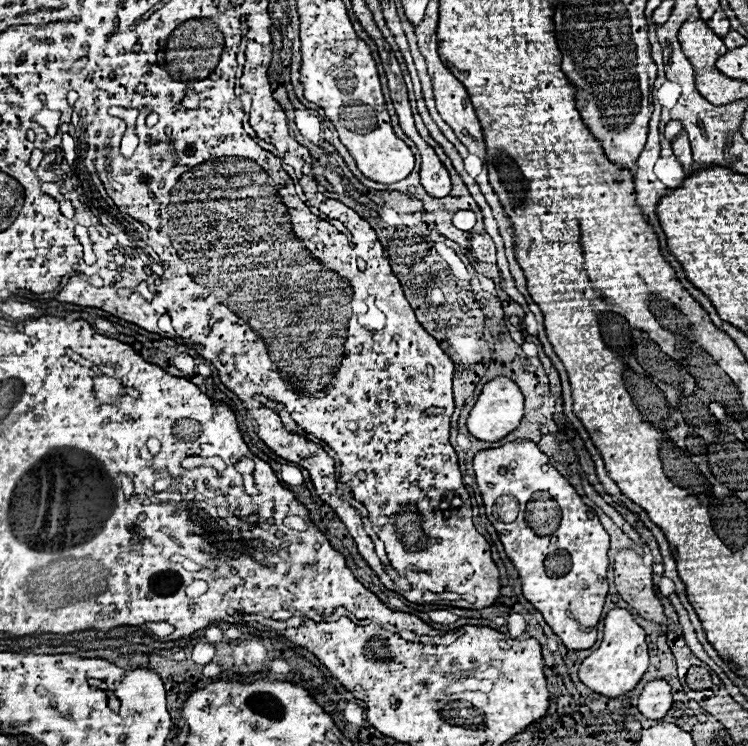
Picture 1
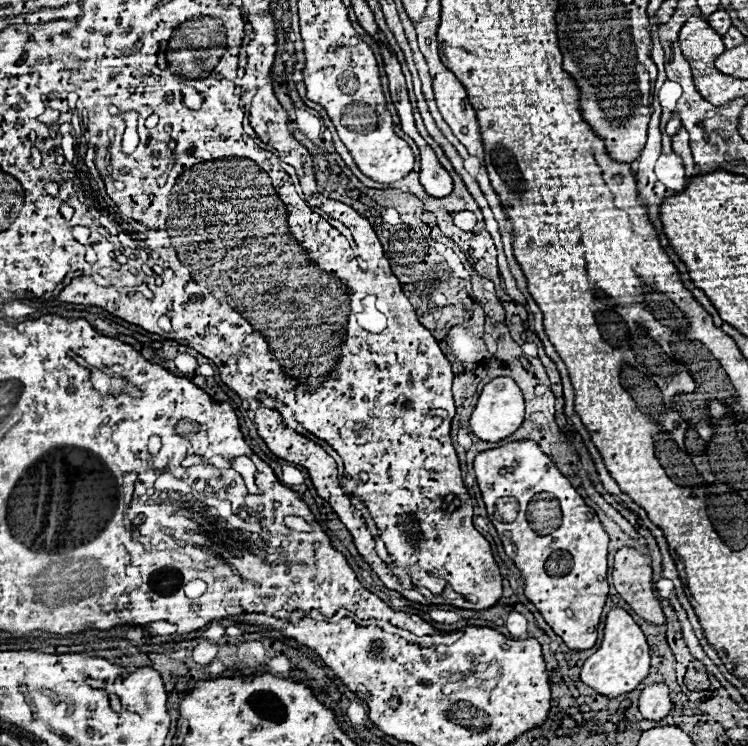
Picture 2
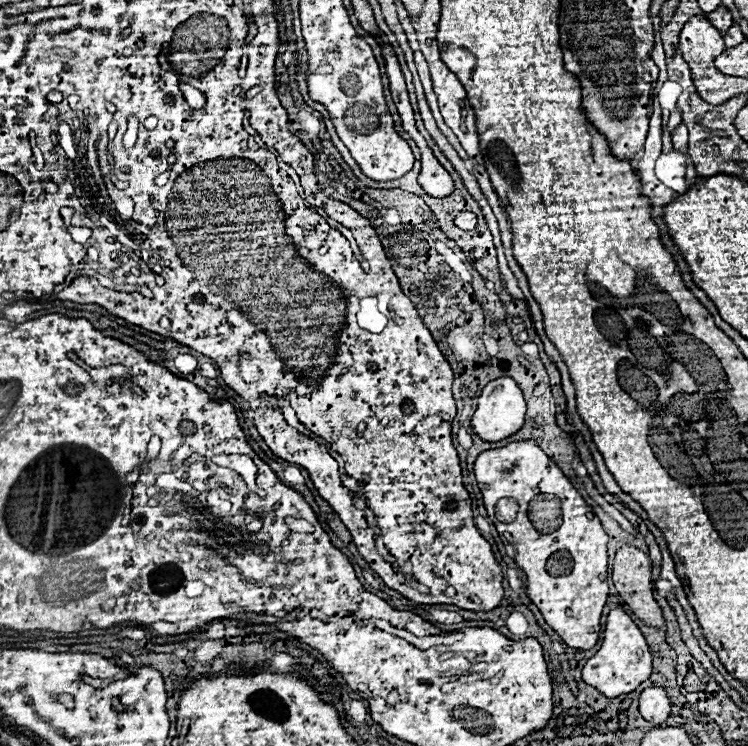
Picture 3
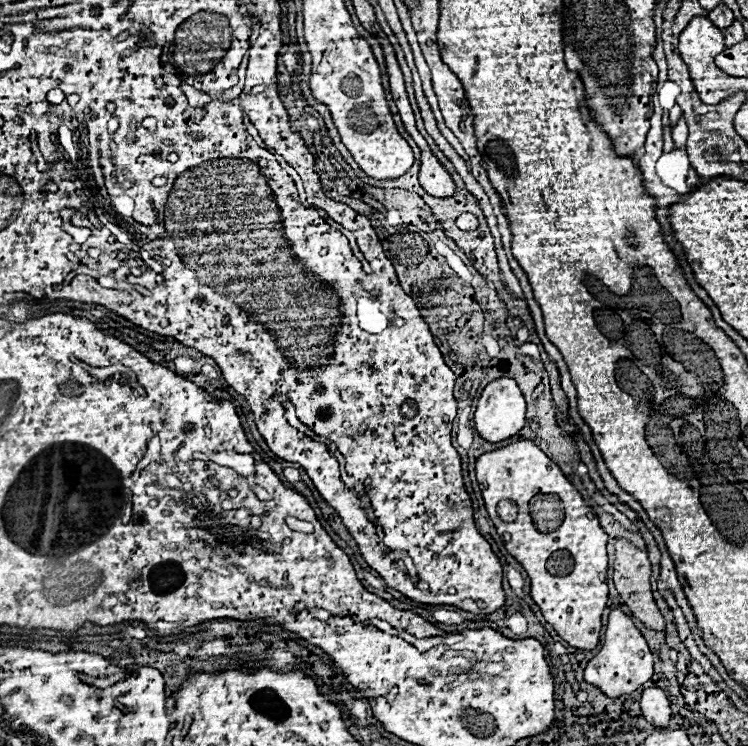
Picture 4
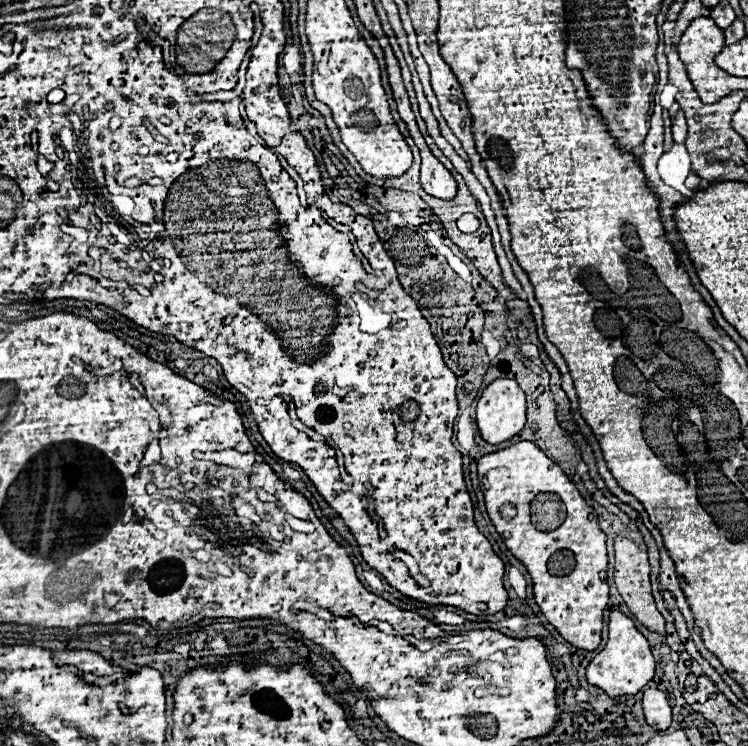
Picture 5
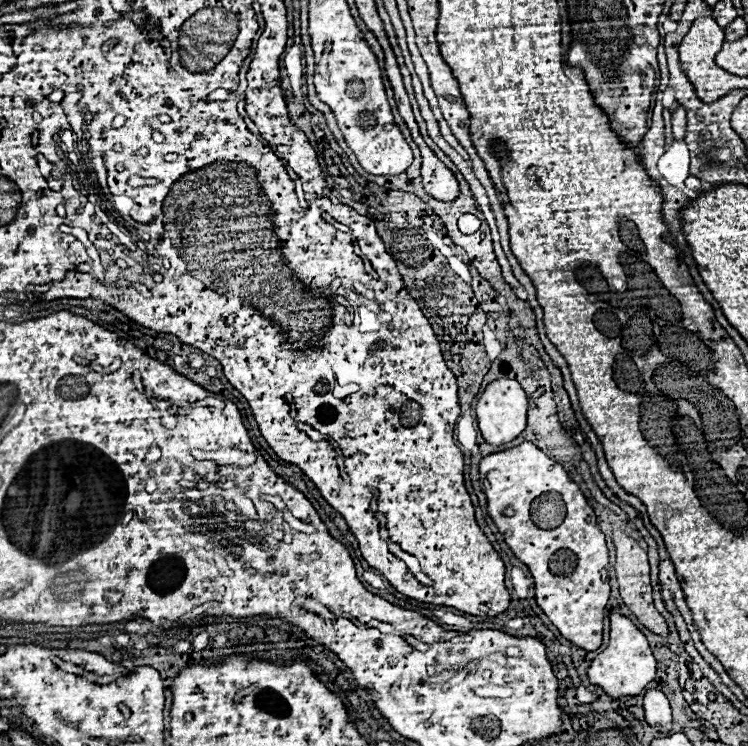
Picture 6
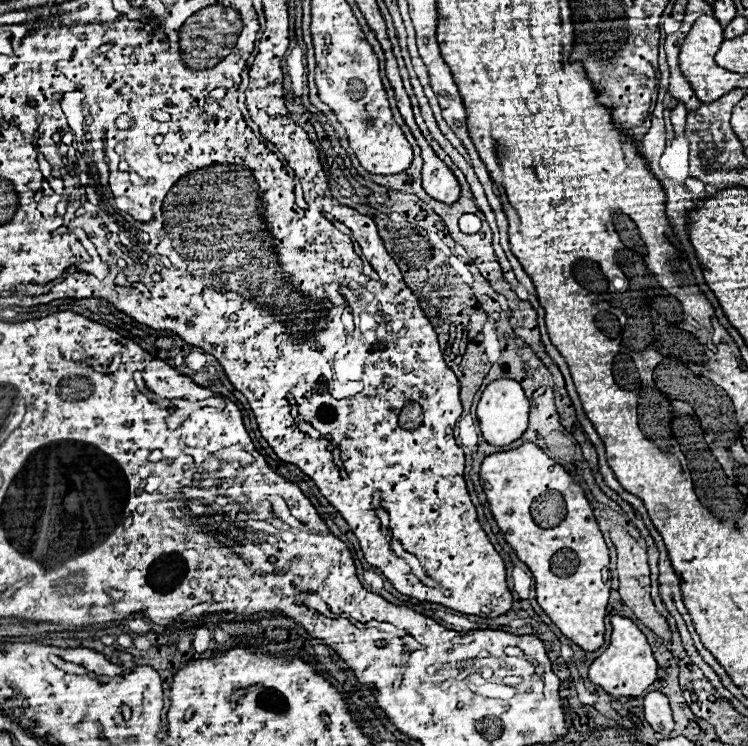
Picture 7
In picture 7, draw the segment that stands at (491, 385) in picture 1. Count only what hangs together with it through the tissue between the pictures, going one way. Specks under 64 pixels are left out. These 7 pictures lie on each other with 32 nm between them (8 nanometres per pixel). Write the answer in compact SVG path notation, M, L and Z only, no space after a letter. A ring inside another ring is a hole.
M500 378L500 380L490 382L486 386L486 390L482 392L482 398L476 406L478 422L480 422L486 442L492 446L504 446L504 444L518 440L524 434L524 430L528 428L528 410L530 410L528 398L516 380Z

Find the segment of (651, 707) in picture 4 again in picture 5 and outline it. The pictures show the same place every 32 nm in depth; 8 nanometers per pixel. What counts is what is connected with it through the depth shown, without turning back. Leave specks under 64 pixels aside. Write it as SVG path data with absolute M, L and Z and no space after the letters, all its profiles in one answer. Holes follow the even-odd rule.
M658 688L644 690L642 708L644 708L644 716L650 726L654 726L656 730L670 728L670 722L672 722L670 702L662 690L658 690Z

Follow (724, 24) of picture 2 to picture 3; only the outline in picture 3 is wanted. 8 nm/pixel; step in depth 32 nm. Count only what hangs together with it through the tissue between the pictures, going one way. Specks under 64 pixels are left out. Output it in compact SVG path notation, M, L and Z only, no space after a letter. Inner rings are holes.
M722 4L716 8L716 12L708 14L706 18L708 18L708 20L710 20L710 24L712 24L718 32L722 32L722 34L732 26L732 16L730 16L730 12L728 12Z

